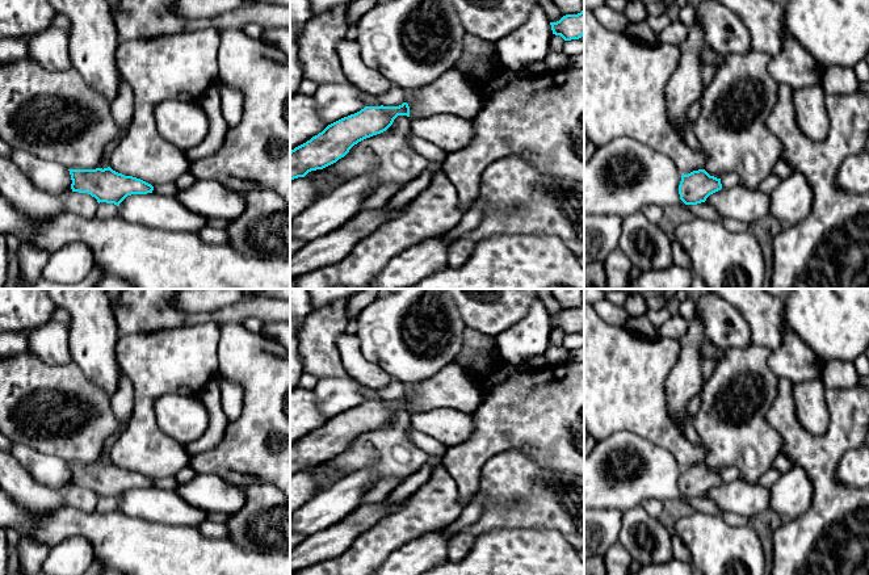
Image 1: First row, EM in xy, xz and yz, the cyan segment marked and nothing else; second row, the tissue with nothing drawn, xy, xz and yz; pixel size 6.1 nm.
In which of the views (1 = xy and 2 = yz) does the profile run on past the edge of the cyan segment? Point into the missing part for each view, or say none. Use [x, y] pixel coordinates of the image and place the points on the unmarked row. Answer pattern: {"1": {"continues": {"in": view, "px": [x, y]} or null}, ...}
{"1": {"continues": null}, "2": {"continues": null}}

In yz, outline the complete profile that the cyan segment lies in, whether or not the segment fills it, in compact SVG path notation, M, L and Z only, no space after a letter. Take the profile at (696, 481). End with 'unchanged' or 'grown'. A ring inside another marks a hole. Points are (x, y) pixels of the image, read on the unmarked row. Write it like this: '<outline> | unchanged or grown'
M698 463L681 470L679 488L685 499L697 499L721 483L721 473L710 470L705 463Z | unchanged

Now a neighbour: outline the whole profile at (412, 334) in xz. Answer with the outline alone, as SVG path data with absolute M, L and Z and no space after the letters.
M399 289L379 294L360 311L357 323L362 354L402 383L429 379L454 362L467 327L446 289Z

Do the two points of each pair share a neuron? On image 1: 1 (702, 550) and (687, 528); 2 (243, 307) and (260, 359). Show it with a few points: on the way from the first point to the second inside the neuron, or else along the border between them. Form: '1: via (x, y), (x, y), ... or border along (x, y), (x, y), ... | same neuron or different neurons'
1: via (702, 545), (692, 533) | same neuron
2: border along (240, 322), (226, 322), (219, 326) | different neurons

